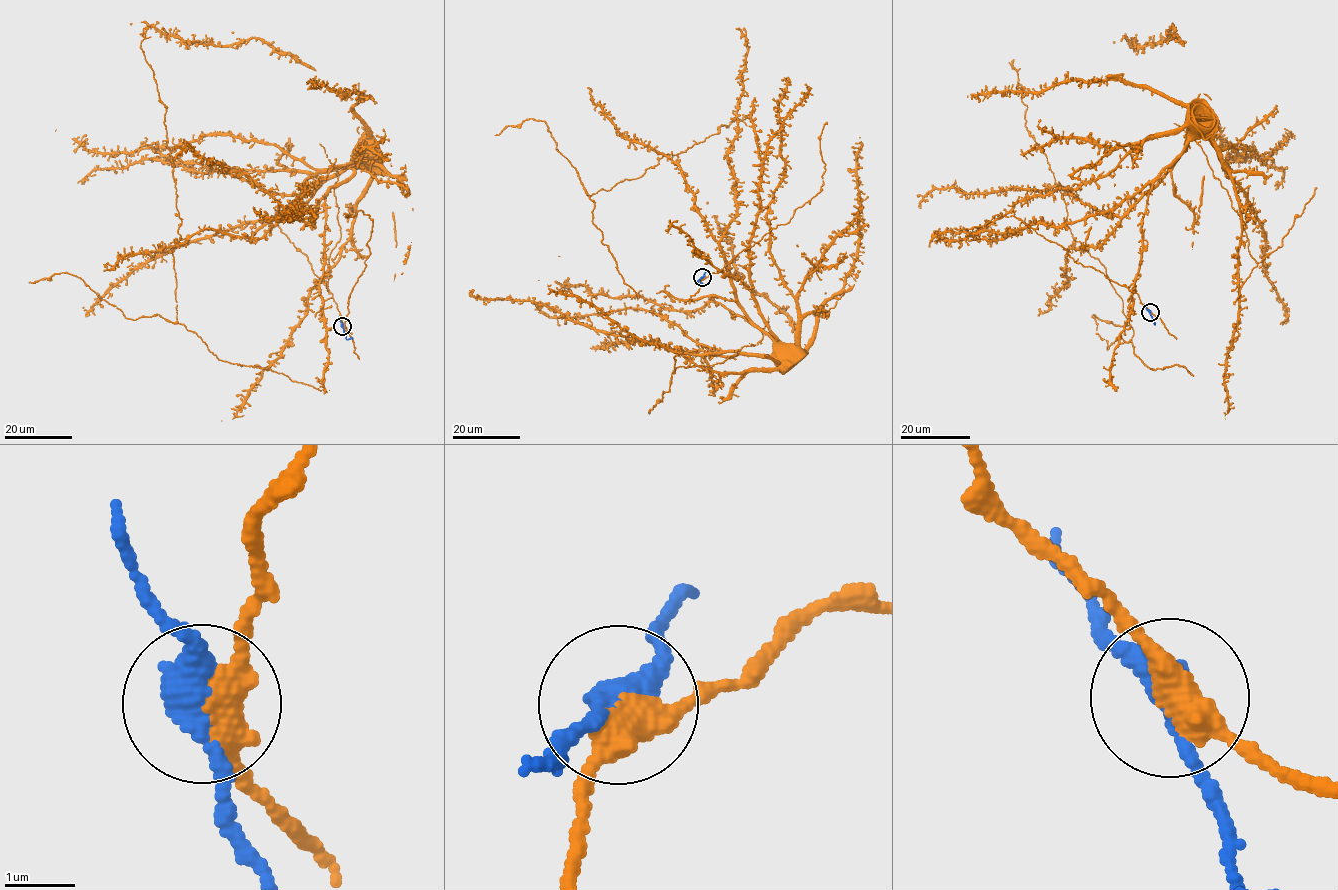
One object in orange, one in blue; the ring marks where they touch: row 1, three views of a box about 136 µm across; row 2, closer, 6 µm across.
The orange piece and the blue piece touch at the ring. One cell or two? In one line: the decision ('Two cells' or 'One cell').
Two cells

